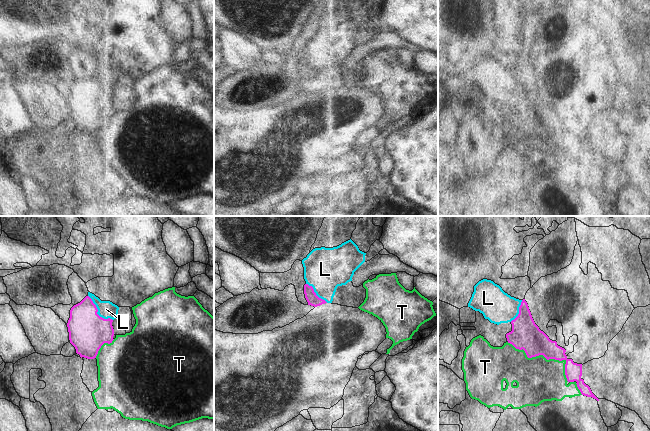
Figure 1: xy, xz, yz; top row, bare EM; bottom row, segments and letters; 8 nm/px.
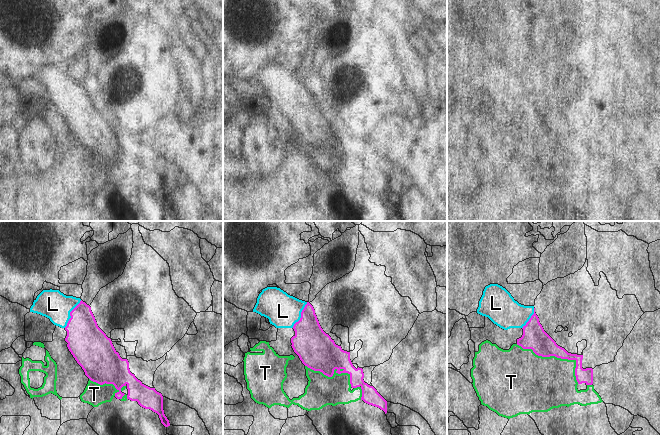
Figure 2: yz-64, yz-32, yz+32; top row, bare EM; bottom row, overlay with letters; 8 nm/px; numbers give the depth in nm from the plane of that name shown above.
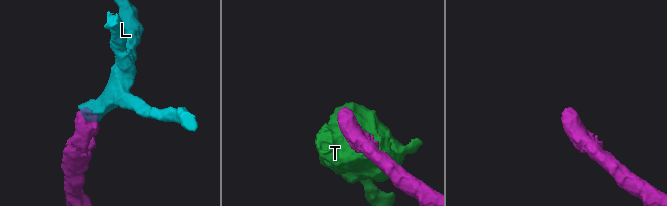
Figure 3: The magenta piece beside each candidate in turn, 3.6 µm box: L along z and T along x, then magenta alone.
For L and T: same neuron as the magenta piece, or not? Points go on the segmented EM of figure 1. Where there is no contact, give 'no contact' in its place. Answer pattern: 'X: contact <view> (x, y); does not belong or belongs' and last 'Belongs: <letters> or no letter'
L: contact xy (97, 311); belongs
T: contact yz (545, 357); does not belong
Belongs: L

